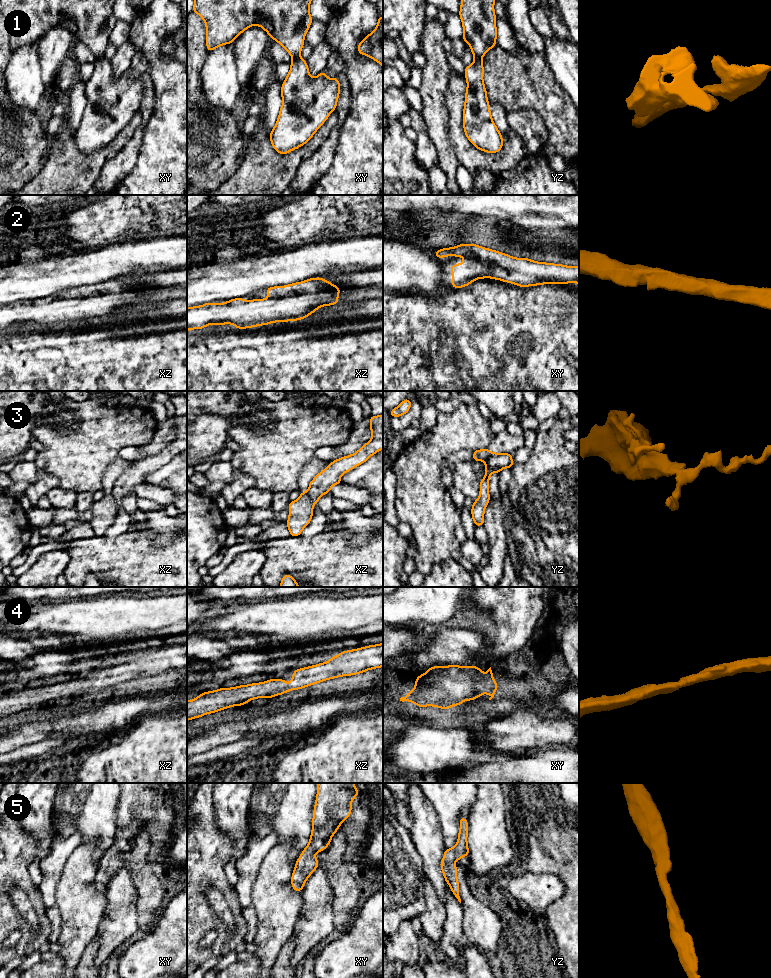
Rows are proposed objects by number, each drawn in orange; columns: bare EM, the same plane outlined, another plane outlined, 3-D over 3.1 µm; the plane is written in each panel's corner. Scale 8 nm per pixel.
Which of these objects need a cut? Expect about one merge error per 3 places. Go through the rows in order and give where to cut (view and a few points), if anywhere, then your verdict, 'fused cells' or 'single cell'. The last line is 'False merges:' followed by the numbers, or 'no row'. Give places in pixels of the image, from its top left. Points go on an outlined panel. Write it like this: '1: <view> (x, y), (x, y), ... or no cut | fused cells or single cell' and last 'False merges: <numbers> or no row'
1: xy (299, 55), (293, 58) | fused cells
2: no cut | single cell
3: yz (496, 453), (482, 459) | fused cells
4: no cut | single cell
5: no cut | single cell
False merges: 1, 3

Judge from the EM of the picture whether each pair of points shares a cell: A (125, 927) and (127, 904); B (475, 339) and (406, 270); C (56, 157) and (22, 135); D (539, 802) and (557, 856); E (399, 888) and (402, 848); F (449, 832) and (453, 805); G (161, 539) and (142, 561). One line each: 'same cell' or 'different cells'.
A: same cell
B: different cells
C: different cells
D: same cell
E: same cell
F: same cell
G: different cells

